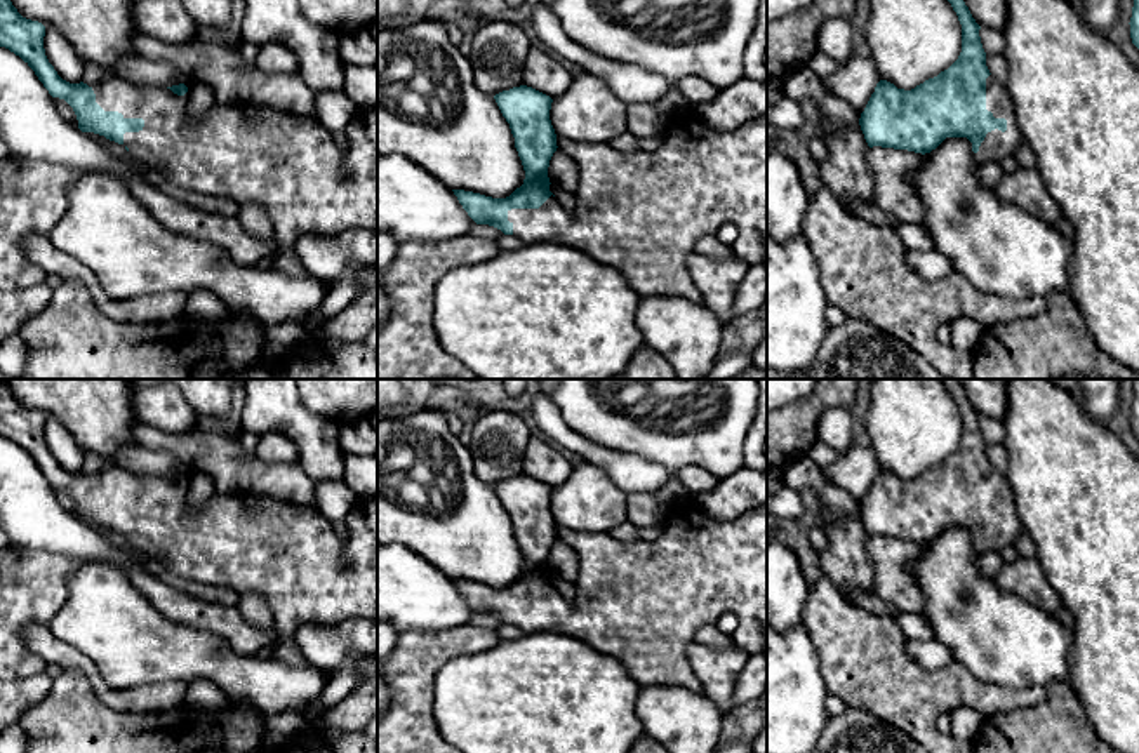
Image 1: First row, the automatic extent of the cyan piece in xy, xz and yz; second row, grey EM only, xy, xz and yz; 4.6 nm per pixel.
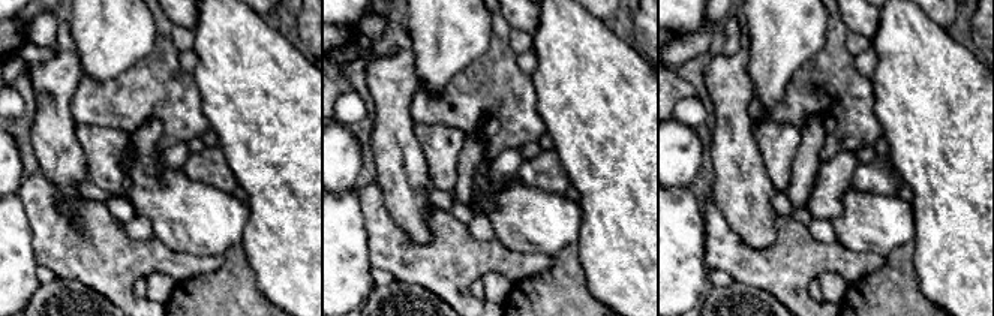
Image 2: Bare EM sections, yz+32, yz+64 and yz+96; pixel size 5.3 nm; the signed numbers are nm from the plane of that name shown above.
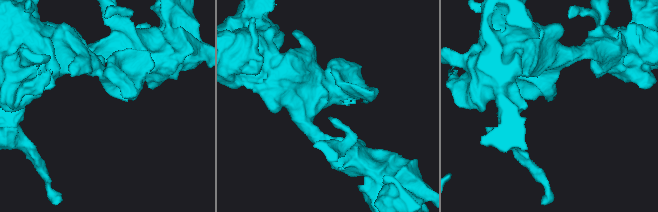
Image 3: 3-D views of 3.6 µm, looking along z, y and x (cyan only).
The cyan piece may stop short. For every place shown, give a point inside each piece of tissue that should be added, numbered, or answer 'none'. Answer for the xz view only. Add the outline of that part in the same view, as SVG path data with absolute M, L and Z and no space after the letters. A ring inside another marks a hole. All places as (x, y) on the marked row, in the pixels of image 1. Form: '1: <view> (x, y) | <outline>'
1: xz (639, 213) | M689 106L664 120L663 144L650 153L623 153L609 143L572 143L558 136L556 146L579 167L576 209L565 209L553 195L539 209L511 209L508 221L513 224L513 237L523 243L546 242L581 250L617 270L642 297L668 296L703 304L703 294L694 285L685 257L694 252L701 237L715 235L725 223L767 242L767 115L734 130L718 130Z

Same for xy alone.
1: xy (291, 166) | M104 73L101 82L92 85L96 103L104 111L118 111L123 118L143 118L139 132L125 132L123 146L132 158L162 172L170 184L238 203L261 205L273 226L280 252L273 257L273 270L290 275L308 275L294 252L303 237L334 237L351 228L377 231L377 106L358 110L346 125L346 146L341 148L329 129L316 118L301 117L280 108L236 103L209 108L203 117L188 115L190 90L184 96L167 87L141 85L118 75Z

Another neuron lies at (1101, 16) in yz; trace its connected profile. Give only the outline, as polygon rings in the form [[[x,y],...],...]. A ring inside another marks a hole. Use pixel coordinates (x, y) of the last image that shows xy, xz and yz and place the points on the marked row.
[[[1080,0],[1075,9],[1089,30],[1106,38],[1122,21],[1120,0]]]

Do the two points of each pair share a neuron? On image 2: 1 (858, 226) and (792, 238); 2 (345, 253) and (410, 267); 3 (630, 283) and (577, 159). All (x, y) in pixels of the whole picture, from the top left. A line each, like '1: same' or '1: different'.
1: different
2: different
3: same

